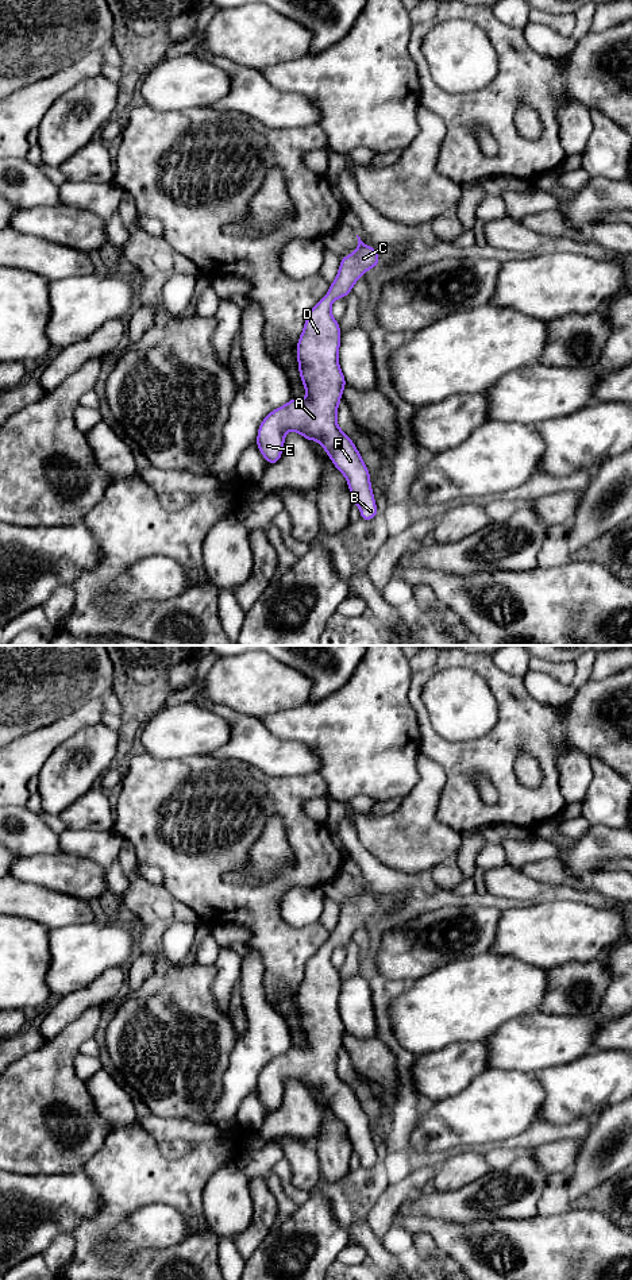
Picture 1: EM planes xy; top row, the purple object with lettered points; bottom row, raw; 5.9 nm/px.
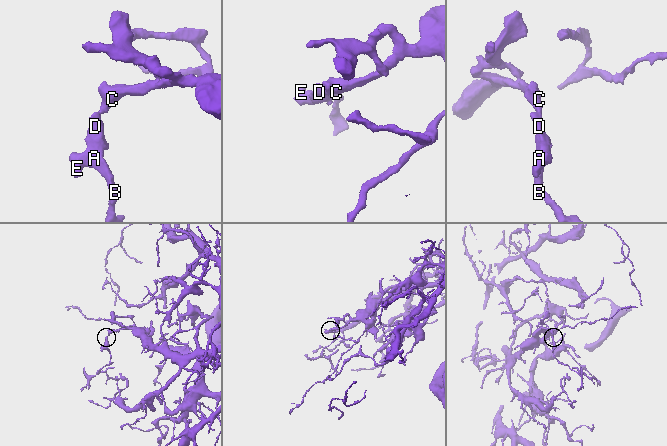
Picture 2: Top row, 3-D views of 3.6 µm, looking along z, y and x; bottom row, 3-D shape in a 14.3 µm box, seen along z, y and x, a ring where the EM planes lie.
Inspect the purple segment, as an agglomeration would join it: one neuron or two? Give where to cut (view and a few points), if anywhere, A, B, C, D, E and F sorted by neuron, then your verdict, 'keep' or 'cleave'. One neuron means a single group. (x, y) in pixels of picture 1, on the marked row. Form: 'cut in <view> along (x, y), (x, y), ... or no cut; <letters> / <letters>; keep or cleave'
no cut; A B C D E F; keep

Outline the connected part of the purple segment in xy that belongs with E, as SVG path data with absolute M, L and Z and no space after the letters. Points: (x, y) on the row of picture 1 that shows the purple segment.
M358 238L357 250L340 258L328 293L308 312L297 342L297 362L307 398L292 398L271 410L258 428L257 446L273 466L281 459L285 433L294 431L308 442L316 440L334 466L346 477L354 504L365 521L373 520L377 505L370 474L354 442L339 428L336 413L346 383L340 370L340 327L331 313L335 298L344 298L355 282L379 265L378 252Z

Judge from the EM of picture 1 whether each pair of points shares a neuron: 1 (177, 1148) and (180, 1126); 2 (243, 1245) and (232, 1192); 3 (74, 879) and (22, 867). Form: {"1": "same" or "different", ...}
{"1": "different", "2": "different", "3": "same"}

